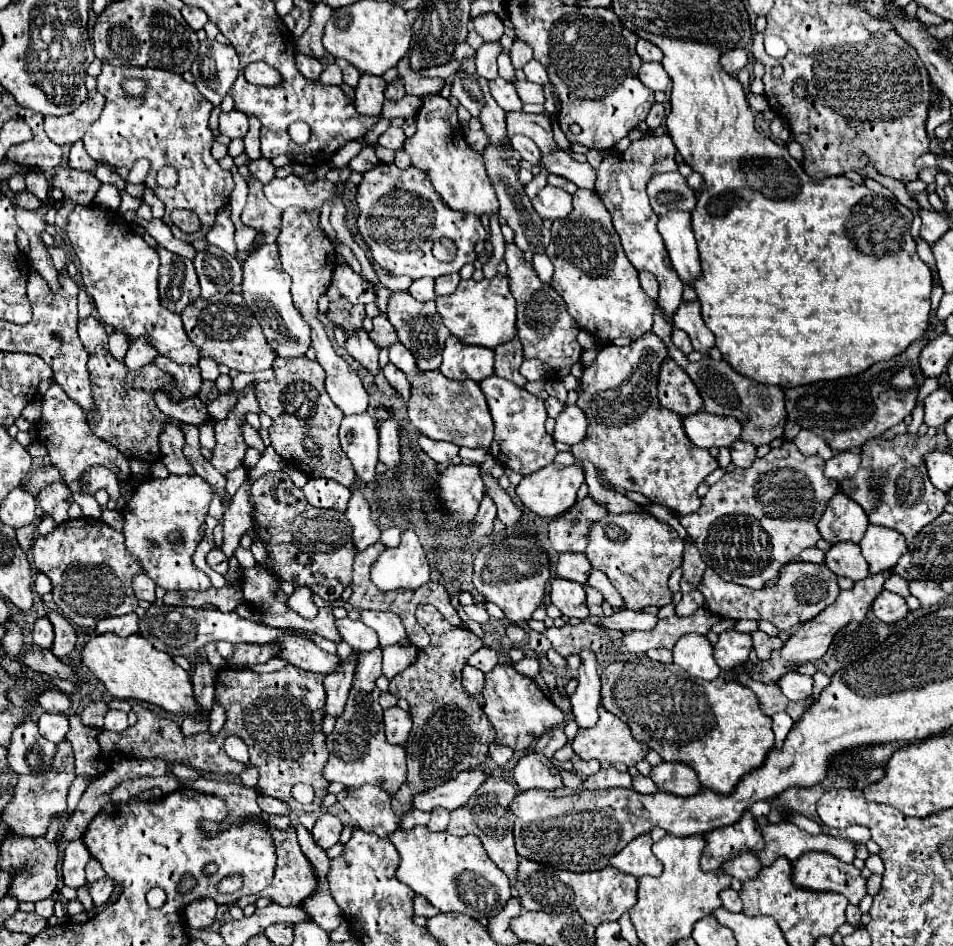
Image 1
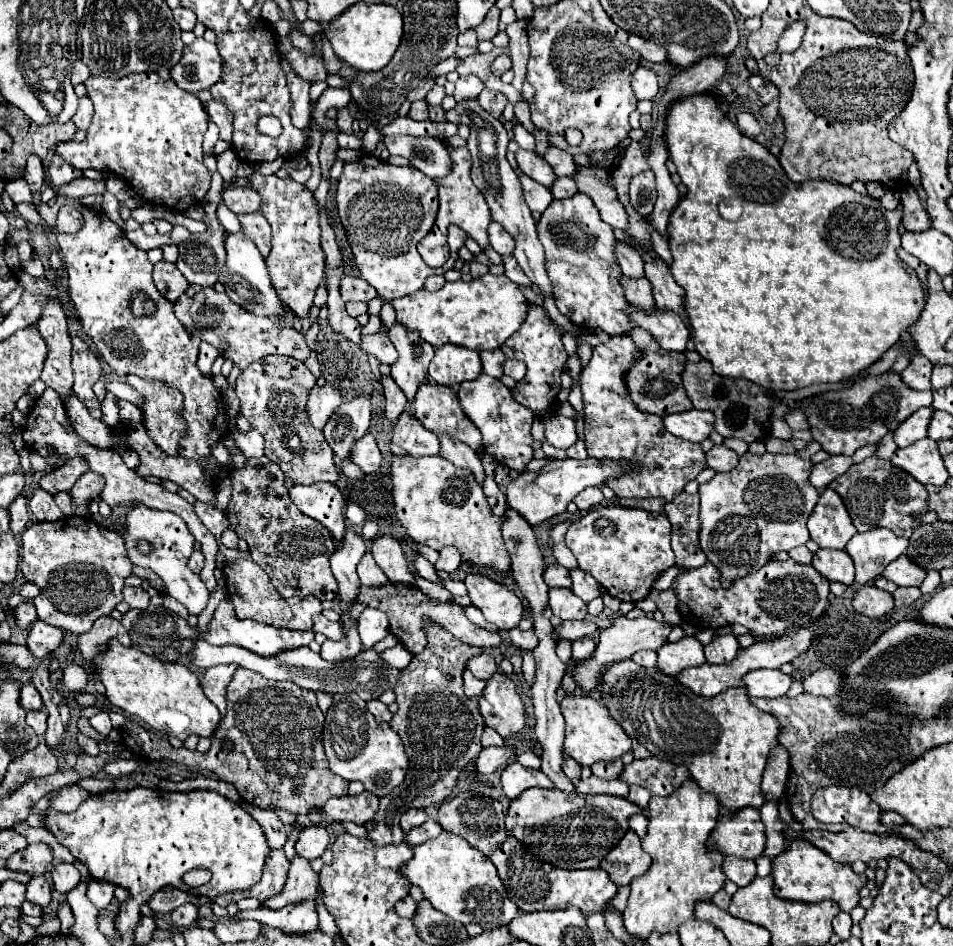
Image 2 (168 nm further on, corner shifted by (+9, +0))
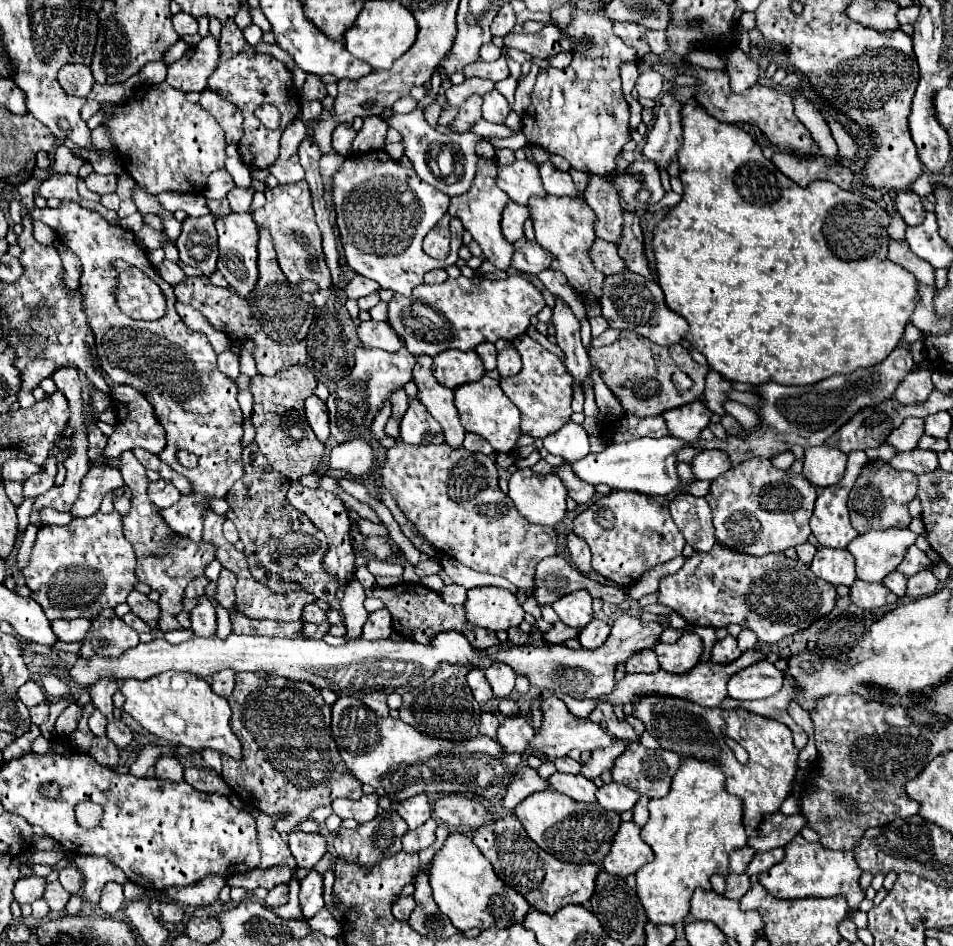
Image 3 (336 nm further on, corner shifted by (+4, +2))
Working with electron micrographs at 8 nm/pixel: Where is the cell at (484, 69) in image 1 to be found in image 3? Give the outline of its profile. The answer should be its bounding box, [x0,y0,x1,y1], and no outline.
[453,94,483,132]

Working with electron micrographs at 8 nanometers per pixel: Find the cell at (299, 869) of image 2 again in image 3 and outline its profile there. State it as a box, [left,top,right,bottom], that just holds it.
[265,884,289,908]

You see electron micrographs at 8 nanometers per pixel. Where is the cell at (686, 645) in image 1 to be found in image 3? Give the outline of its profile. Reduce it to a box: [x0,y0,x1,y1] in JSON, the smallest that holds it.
[655,632,703,674]

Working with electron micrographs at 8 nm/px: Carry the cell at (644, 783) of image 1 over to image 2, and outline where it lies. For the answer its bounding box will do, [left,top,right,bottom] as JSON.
[628,786,650,810]

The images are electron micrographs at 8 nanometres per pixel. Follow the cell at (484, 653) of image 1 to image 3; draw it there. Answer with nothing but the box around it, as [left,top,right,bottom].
[483,662,515,698]

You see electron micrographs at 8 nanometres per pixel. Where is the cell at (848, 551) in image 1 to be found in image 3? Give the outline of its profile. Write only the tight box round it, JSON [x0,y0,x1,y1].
[811,548,855,586]

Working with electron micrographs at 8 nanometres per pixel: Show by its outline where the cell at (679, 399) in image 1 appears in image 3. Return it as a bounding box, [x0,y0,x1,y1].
[589,330,709,416]

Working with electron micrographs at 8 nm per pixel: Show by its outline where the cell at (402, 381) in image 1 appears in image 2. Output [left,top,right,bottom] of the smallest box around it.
[382,376,408,422]

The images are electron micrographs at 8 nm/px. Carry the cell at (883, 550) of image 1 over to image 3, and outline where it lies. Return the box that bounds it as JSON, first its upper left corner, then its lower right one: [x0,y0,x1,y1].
[847,528,917,582]

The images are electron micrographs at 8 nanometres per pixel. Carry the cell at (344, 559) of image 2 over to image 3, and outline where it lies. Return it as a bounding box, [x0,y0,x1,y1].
[341,576,369,640]

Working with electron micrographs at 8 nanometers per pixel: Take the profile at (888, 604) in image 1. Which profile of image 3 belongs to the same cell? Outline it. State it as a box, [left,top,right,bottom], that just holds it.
[849,580,899,610]

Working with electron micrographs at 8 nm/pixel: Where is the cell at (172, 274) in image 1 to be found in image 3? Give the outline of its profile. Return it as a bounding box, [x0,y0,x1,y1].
[157,260,185,286]

